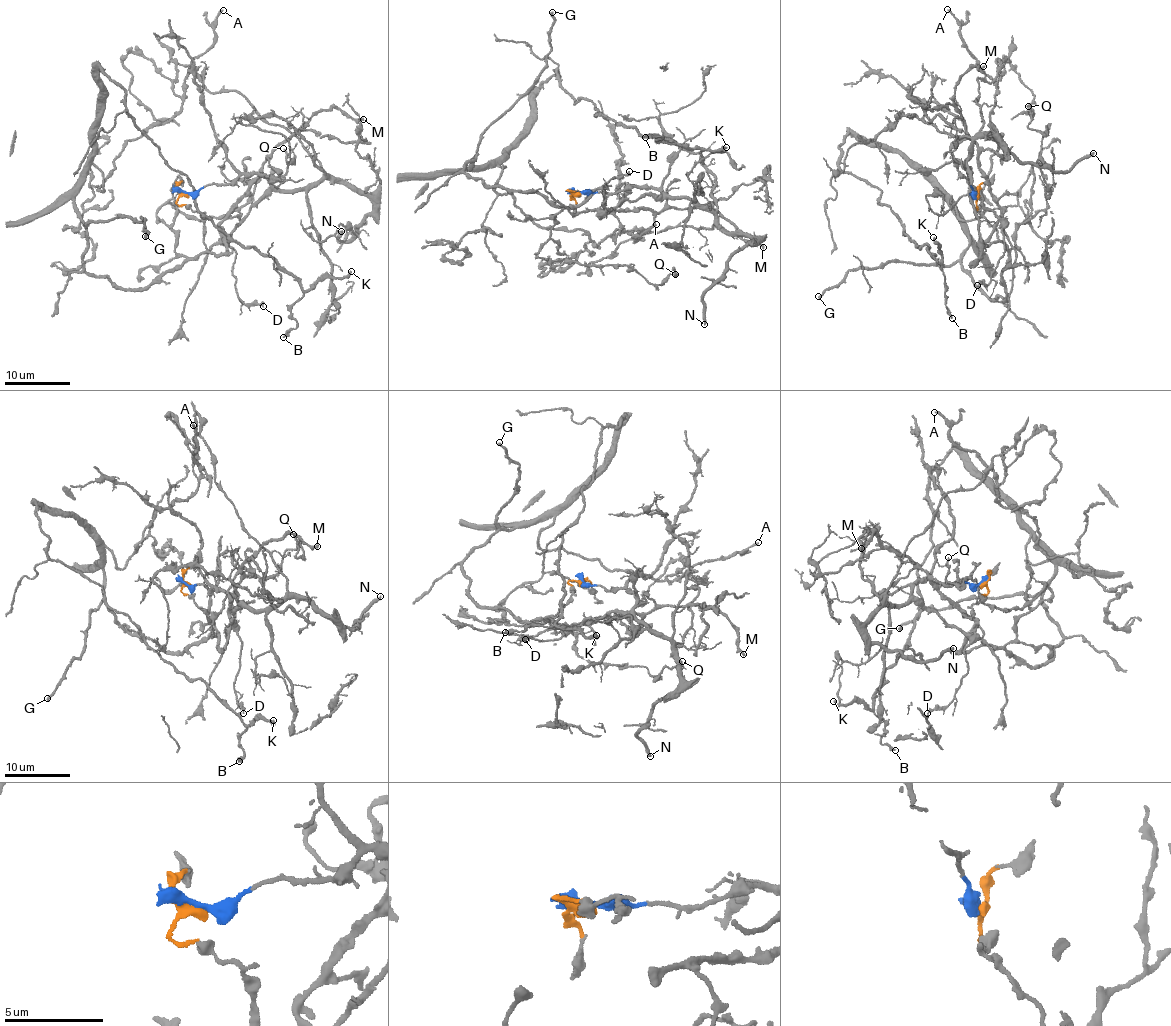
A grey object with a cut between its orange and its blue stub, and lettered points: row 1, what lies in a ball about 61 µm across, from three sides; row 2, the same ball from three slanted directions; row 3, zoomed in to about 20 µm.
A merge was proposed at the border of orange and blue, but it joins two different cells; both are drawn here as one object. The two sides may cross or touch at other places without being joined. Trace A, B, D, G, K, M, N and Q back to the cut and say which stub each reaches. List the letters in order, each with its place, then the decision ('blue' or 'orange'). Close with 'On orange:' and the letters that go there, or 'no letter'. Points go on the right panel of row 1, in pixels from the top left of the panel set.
A: (947, 9) | orange
B: (952, 318) | orange
D: (977, 285) | blue
G: (818, 296) | orange
K: (933, 237) | orange
M: (983, 66) | orange
N: (1093, 153) | blue
Q: (1028, 106) | orange
On orange: A, B, G, K, M, Q

